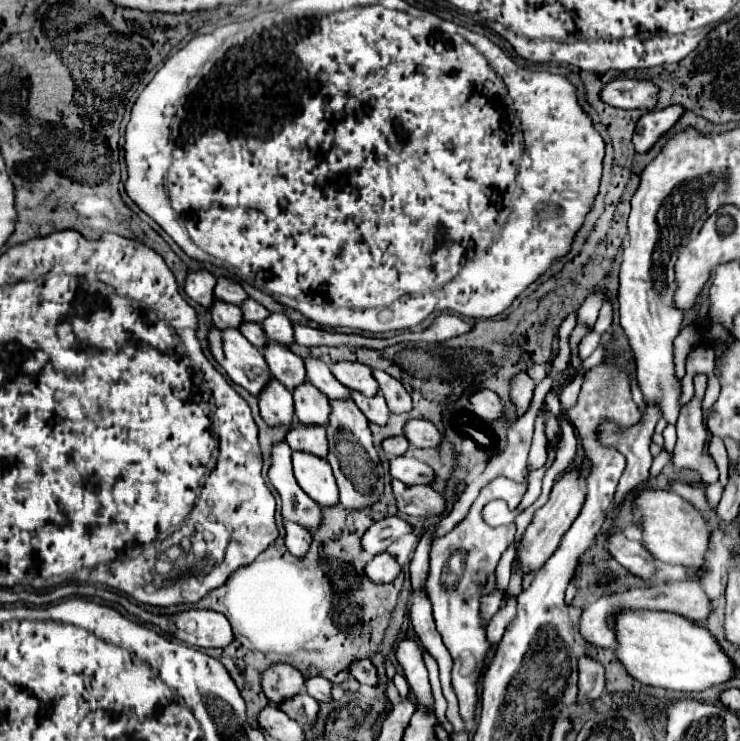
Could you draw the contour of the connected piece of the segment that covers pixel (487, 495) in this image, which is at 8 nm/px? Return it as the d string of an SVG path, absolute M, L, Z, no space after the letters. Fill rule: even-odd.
M509 478L491 480L471 504L469 514L461 520L449 534L435 540L431 546L431 574L427 576L427 598L433 606L433 618L437 624L437 632L441 634L451 658L453 658L453 686L459 698L459 708L463 718L475 718L477 706L477 680L483 670L483 662L487 652L491 650L491 642L485 636L485 628L481 624L481 596L493 592L495 588L495 566L503 552L509 548L515 536L513 528L491 528L483 522L481 510L487 502L501 498L507 502L509 510L515 510L521 502L527 486L517 484Z

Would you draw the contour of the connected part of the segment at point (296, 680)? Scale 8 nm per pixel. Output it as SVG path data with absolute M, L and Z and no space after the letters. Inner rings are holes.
M289 664L271 666L263 674L261 684L263 684L263 692L271 704L281 704L305 690L303 674Z

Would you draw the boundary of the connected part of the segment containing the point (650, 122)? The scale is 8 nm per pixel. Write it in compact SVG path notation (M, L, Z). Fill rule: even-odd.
M669 106L665 110L655 110L641 116L635 128L635 136L633 136L635 150L639 154L649 152L655 146L655 142L675 126L675 122L683 116L683 112L685 110L681 106Z

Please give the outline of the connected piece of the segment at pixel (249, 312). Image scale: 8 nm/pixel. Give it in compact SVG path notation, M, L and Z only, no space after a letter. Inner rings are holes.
M247 300L247 302L243 302L243 306L241 306L241 310L243 310L243 318L249 322L257 322L257 324L261 324L267 316L269 316L269 312L267 312L267 308L263 308L259 302L255 302L255 300Z

